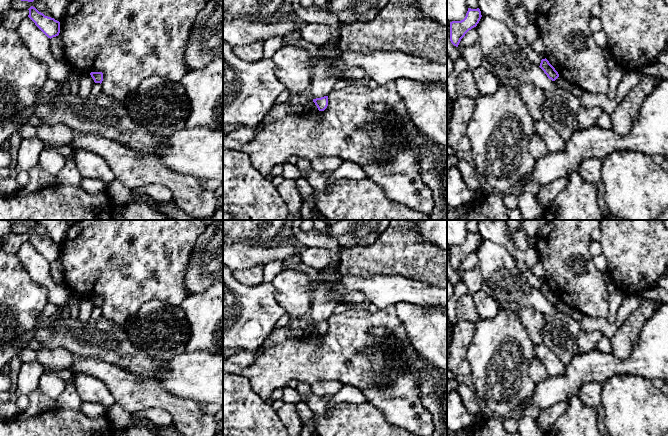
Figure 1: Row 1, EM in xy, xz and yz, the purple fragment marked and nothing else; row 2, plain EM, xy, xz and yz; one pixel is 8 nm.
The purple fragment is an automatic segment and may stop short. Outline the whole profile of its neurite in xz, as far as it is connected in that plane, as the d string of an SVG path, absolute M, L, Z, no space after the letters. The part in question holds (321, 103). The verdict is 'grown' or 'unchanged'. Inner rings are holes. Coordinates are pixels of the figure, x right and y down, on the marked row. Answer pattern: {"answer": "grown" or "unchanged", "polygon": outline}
{"answer": "unchanged", "polygon": "M328 96L313 99L319 111L324 111L328 106Z"}

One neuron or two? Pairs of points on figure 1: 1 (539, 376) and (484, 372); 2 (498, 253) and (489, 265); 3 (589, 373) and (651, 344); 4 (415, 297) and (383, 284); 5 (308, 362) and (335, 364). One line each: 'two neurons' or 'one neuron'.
1: two neurons
2: one neuron
3: one neuron
4: one neuron
5: one neuron

